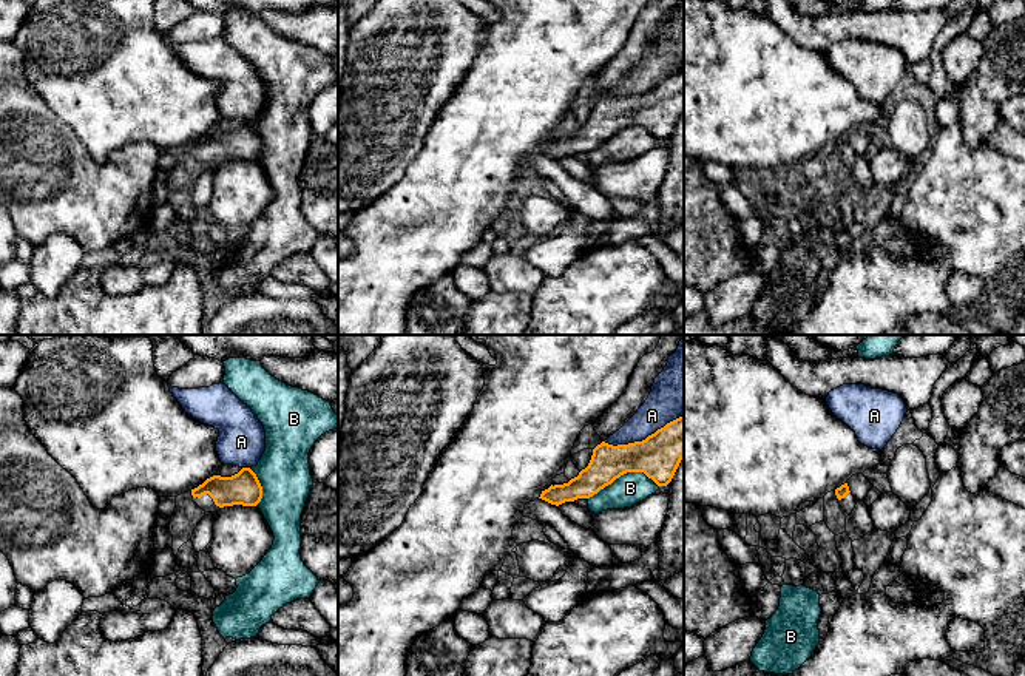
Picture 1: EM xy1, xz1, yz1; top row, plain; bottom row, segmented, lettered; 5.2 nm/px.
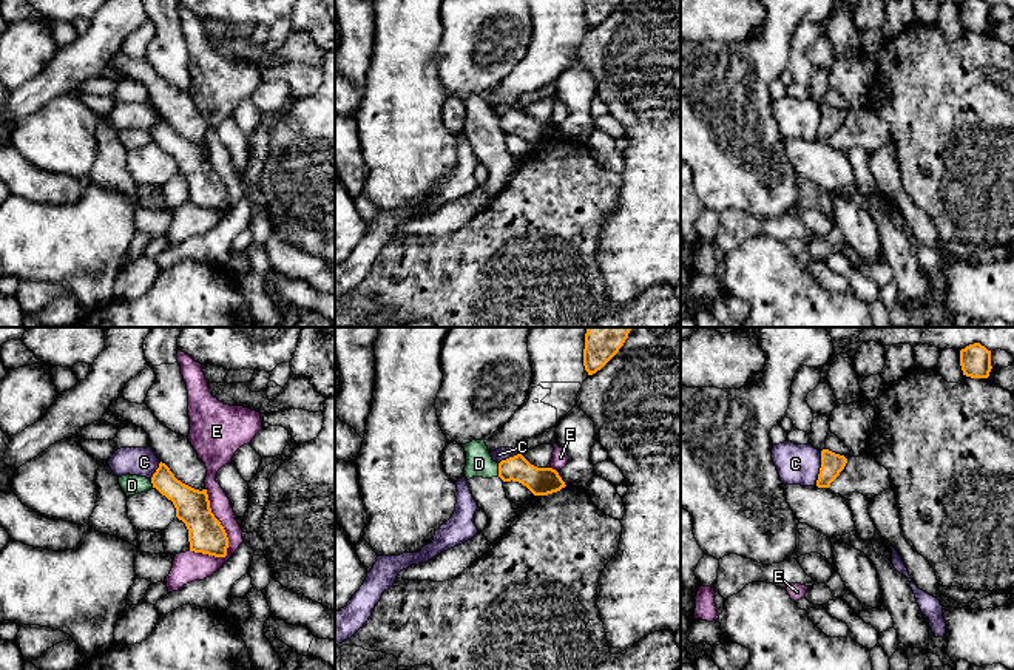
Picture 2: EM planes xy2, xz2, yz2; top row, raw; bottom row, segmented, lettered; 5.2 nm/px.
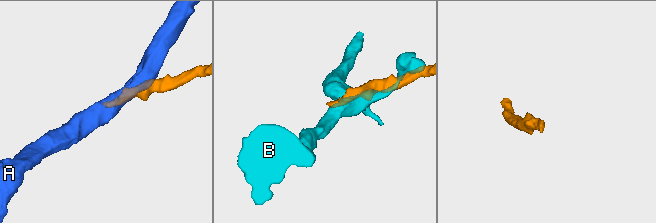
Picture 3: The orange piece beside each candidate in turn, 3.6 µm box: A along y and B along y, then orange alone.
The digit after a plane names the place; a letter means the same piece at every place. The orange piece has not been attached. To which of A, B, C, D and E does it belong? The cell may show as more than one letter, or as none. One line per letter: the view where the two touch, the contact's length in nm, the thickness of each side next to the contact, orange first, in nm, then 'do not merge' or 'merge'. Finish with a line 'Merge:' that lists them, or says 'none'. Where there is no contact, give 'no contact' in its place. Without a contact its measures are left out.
A: meets orange in xz1; contact 440 nm long; 220 nm thick on the orange side, 200 nm on the other; do not merge
B: meets orange in xz1; contact 380 nm long; 220 nm thick on the orange side, 160 nm on the other; do not merge
C: meets orange in yz2; contact 180 nm long; 120 nm thick on the orange side, 200 nm on the other; do not merge
D: meets orange in xz2; contact 70 nm long; 140 nm thick on the orange side, 140 nm on the other; do not merge
E: meets orange in xy2; contact 380 nm long; 190 nm thick on the orange side, 140 nm on the other; do not merge
Merge: none

